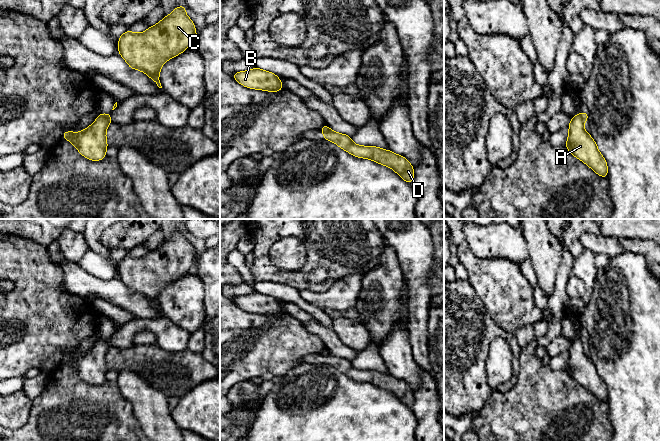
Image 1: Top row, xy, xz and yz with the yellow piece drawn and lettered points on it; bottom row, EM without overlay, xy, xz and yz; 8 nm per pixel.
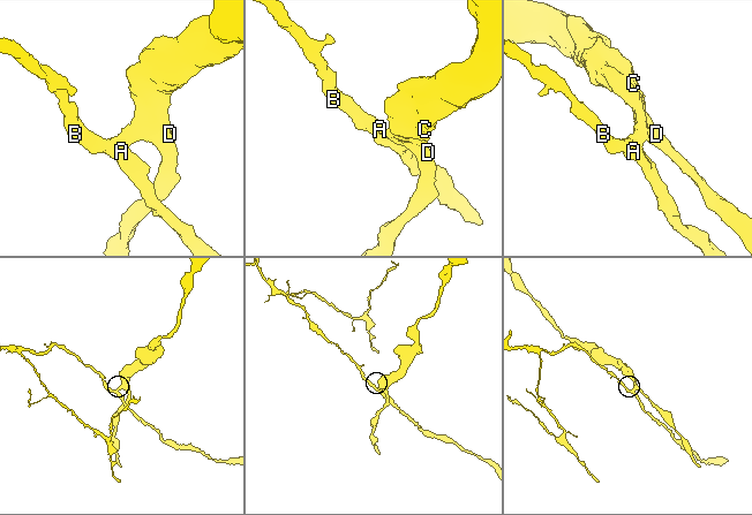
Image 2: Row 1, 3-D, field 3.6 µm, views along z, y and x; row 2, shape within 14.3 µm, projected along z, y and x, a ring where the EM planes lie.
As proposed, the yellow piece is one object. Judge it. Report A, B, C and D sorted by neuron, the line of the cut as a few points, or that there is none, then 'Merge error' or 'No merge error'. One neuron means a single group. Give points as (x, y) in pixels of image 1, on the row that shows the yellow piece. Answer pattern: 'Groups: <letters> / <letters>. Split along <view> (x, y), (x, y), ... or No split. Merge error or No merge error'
Groups: A B / C D. Split along xy (99, 115), (108, 124). Merge error

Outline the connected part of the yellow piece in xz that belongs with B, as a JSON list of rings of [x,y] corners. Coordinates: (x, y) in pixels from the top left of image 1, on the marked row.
[[[257,67],[247,71],[235,72],[232,76],[236,82],[249,89],[279,92],[284,86],[276,74]]]

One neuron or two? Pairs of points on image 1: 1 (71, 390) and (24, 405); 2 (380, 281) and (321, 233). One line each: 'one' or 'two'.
1: two
2: two

